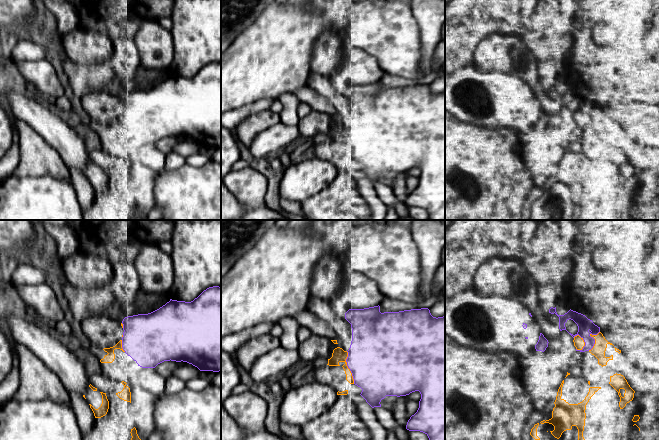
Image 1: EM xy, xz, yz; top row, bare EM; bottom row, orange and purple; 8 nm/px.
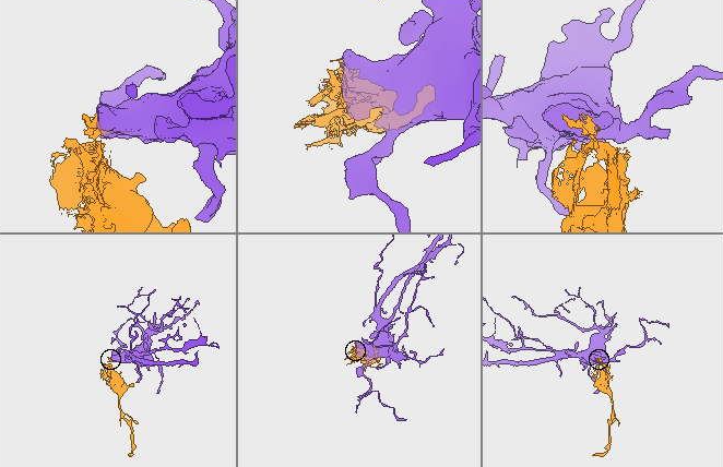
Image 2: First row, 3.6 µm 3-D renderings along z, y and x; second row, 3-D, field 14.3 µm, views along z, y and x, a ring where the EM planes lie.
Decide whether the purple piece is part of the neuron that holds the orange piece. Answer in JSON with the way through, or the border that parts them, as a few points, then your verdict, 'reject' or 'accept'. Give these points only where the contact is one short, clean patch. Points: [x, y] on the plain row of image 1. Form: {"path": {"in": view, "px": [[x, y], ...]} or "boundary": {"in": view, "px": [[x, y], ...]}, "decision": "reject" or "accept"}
{"decision": "reject"}

